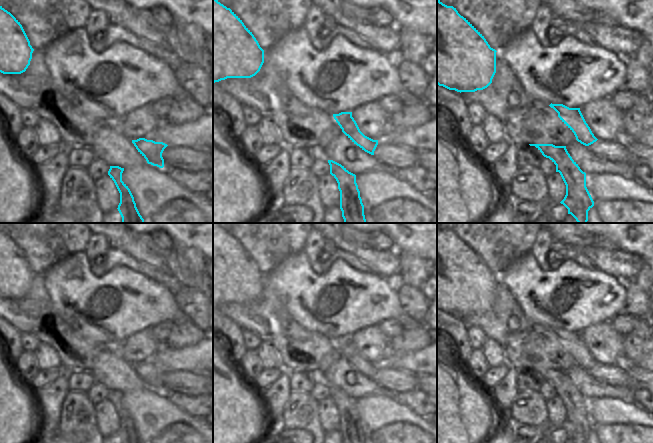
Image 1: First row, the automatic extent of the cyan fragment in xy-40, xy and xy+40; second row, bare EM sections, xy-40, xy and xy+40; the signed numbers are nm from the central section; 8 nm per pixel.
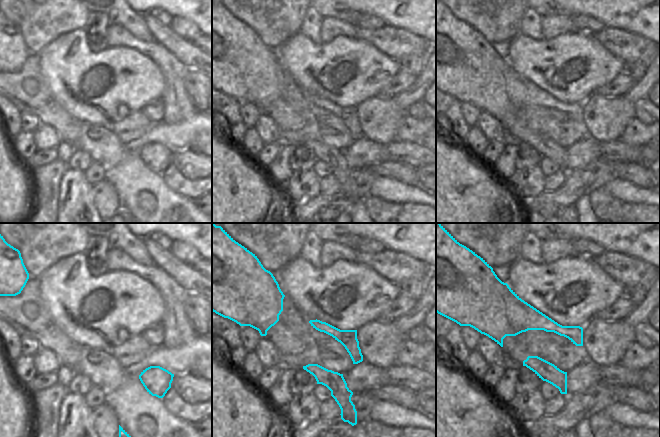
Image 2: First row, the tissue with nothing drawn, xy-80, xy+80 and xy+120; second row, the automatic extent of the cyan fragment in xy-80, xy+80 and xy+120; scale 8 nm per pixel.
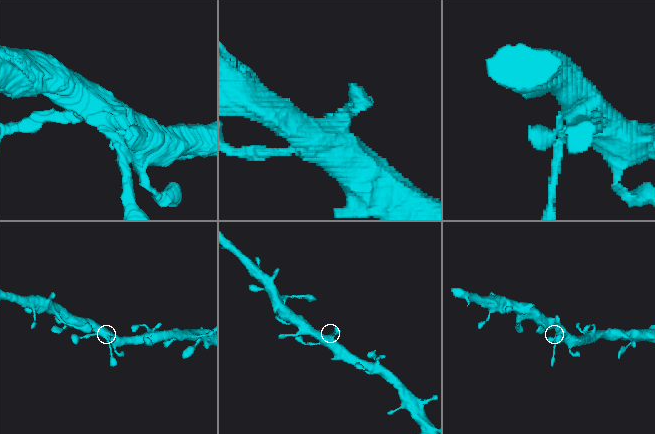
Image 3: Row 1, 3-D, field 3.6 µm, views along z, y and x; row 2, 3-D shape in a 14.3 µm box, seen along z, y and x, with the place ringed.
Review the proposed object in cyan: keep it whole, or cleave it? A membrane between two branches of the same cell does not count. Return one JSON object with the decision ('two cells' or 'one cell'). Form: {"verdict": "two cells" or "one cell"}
{"verdict": "one cell"}

